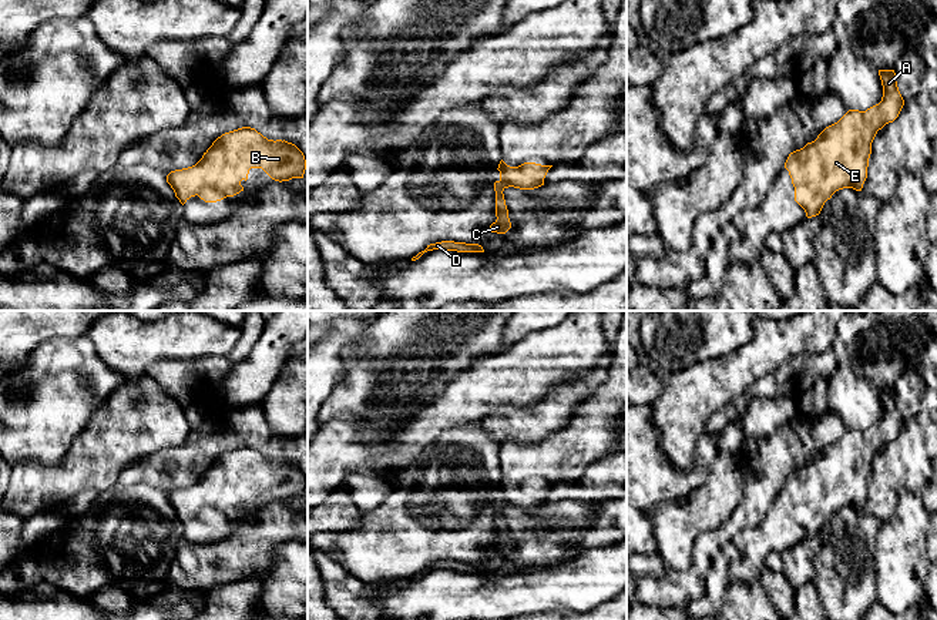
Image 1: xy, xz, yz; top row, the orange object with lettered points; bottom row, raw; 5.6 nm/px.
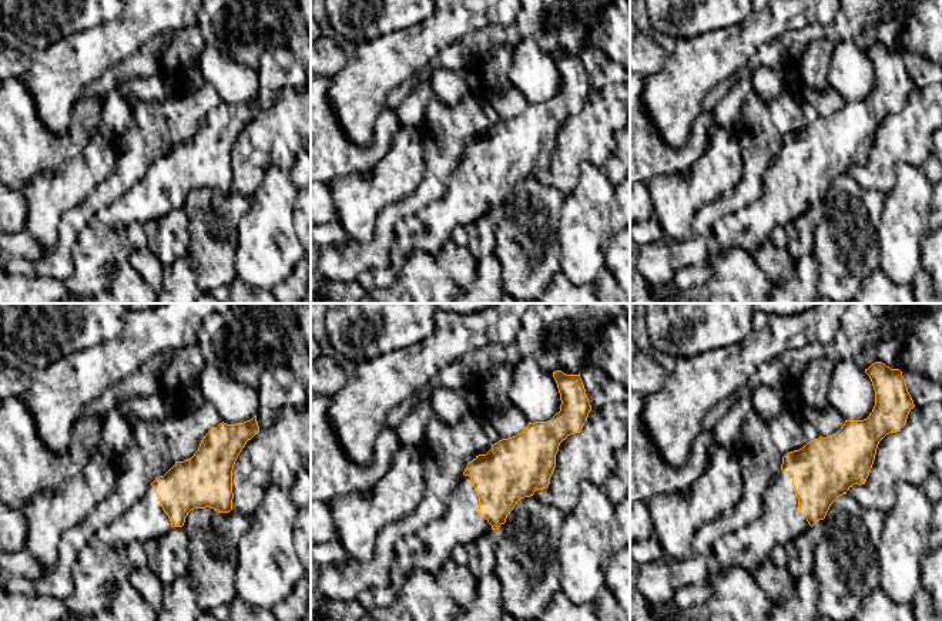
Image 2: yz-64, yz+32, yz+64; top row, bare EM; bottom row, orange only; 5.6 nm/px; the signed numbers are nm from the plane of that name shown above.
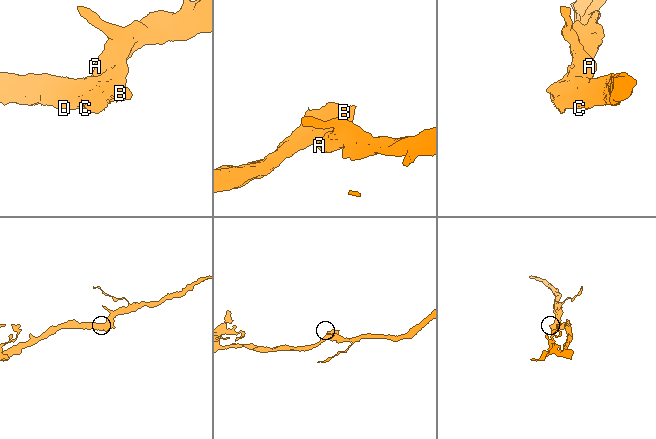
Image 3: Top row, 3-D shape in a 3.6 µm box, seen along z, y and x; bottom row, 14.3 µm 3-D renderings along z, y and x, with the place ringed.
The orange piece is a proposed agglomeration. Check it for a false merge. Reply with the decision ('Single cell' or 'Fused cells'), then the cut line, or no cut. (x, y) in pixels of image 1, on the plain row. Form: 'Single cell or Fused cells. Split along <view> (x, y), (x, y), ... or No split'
Single cell. No split

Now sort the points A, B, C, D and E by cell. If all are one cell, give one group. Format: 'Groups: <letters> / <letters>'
Groups: A B C D E

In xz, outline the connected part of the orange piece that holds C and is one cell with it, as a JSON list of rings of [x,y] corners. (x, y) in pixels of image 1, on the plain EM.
[[[503,479],[498,483],[500,499],[494,502],[496,510],[496,536],[490,544],[491,552],[506,553],[511,547],[508,529],[503,510],[508,506],[520,509],[534,509],[544,505],[544,497],[553,485],[524,482],[518,486],[510,486]]]

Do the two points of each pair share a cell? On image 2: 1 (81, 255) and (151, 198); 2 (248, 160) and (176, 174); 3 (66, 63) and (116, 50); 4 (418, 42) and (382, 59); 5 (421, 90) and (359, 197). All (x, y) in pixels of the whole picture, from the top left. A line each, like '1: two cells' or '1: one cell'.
1: one cell
2: two cells
3: one cell
4: one cell
5: one cell

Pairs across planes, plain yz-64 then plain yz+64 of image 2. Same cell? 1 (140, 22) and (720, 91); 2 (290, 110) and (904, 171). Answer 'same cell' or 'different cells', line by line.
1: different cells
2: different cells

